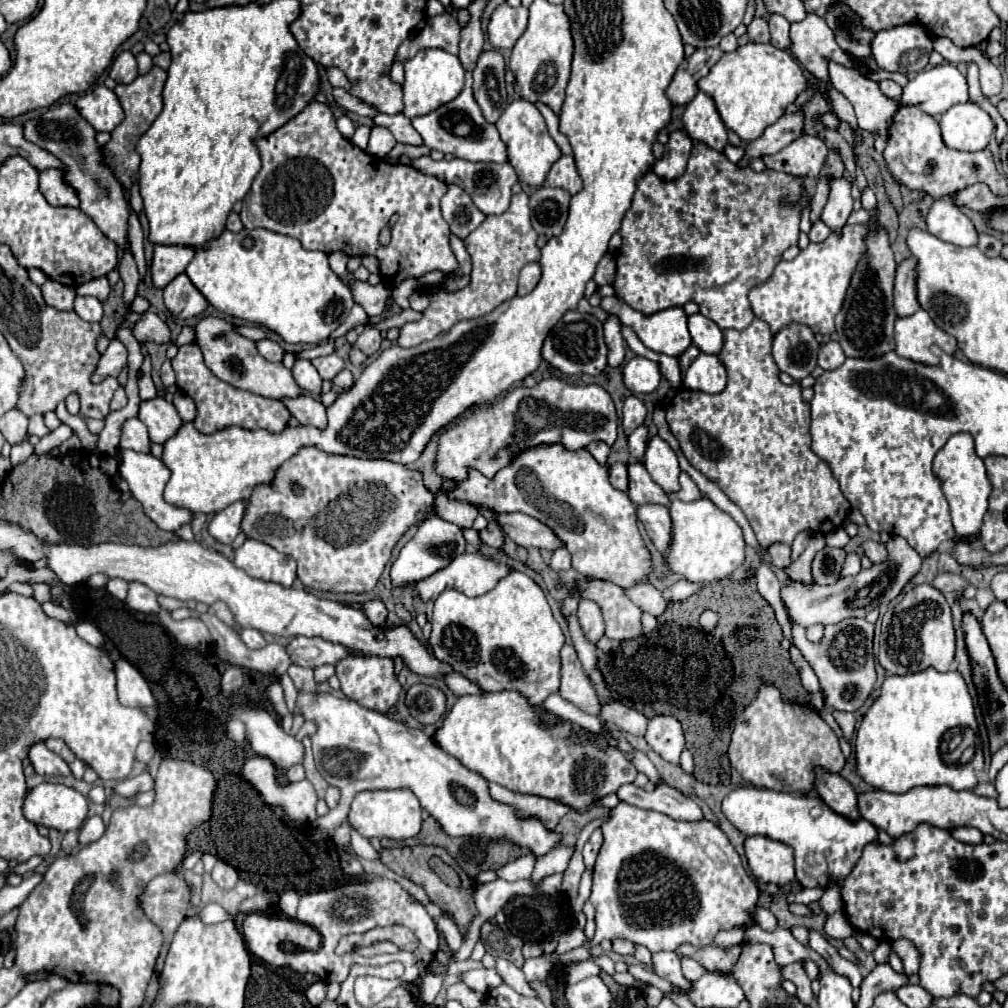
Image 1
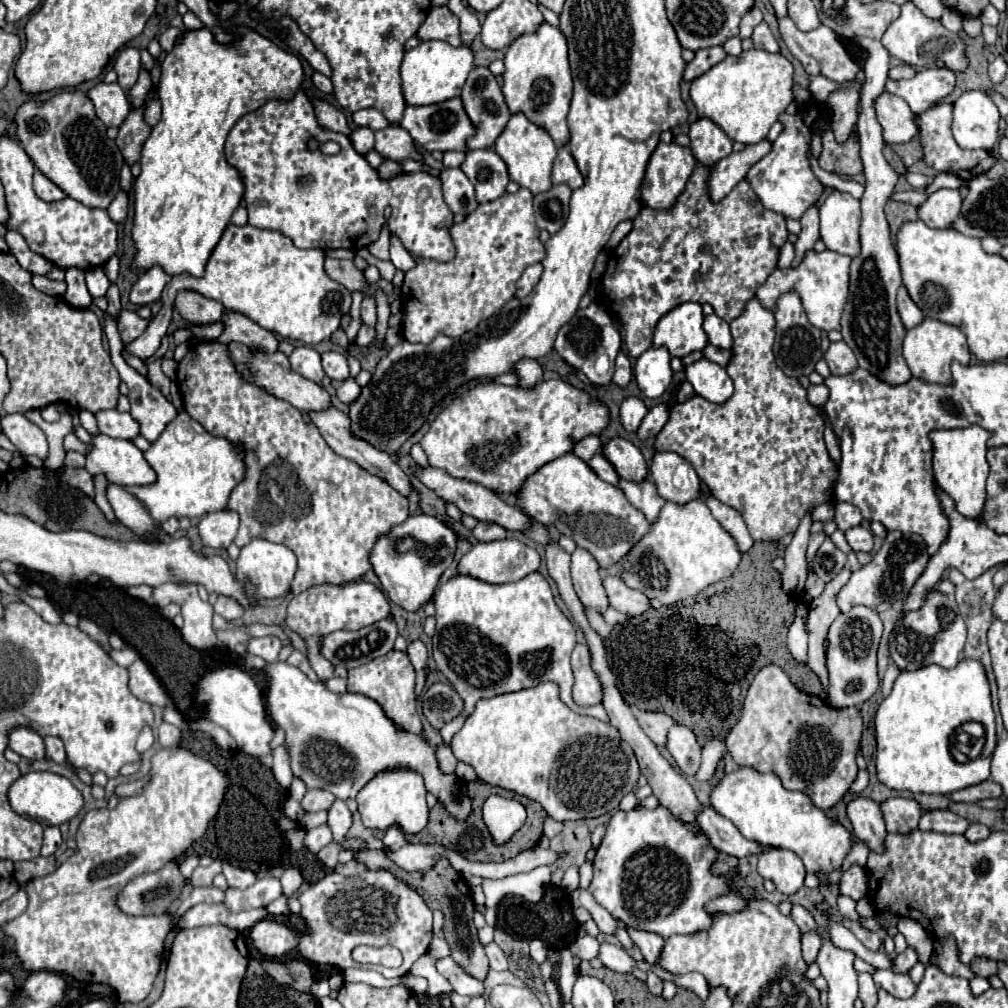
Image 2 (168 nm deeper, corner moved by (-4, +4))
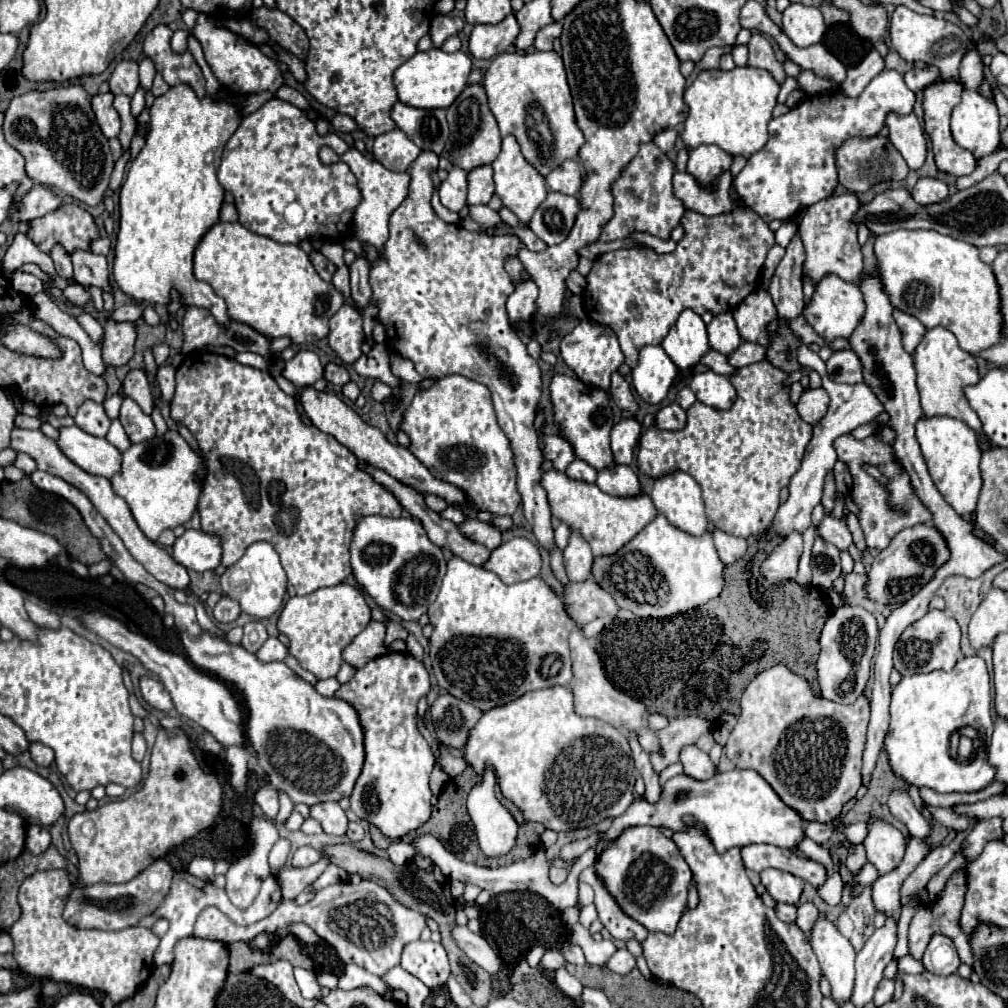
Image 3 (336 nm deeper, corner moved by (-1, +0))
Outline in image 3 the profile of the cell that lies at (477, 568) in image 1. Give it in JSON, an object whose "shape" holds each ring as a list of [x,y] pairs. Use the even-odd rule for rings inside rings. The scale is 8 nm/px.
{"shape":[[[513,537],[511,541],[493,549],[481,567],[499,575],[503,583],[517,583],[539,575],[541,555],[529,539]]]}

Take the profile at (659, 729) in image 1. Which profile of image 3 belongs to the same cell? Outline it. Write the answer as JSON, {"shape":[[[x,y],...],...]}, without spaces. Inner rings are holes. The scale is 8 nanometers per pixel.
{"shape":[[[687,745],[681,749],[679,761],[685,767],[685,775],[701,781],[701,779],[711,779],[715,775],[715,767],[709,759],[707,753],[703,753],[697,745]]]}

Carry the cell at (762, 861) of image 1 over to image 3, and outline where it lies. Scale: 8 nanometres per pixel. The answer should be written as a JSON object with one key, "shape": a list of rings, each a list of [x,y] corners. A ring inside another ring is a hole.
{"shape":[[[765,869],[761,871],[761,883],[767,887],[769,895],[777,903],[789,903],[795,905],[799,901],[799,895],[803,891],[803,881],[795,875],[789,875],[785,871],[777,869]]]}

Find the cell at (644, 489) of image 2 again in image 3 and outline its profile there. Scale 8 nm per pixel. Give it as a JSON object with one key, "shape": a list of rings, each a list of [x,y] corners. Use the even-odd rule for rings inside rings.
{"shape":[[[615,465],[599,471],[597,487],[615,497],[639,497],[643,495],[643,487],[639,483],[637,473],[629,465]]]}

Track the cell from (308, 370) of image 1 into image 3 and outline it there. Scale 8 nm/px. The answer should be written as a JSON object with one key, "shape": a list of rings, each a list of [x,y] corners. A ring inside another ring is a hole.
{"shape":[[[299,351],[291,361],[285,363],[283,377],[295,387],[309,387],[323,377],[323,365],[313,351]]]}

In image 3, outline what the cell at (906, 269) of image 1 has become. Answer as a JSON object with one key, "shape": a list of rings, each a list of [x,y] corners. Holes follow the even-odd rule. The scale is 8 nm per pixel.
{"shape":[[[895,309],[893,311],[893,317],[901,329],[901,335],[903,335],[903,347],[905,351],[913,353],[913,347],[917,347],[917,343],[921,341],[921,335],[925,333],[925,327],[919,319],[915,319],[913,315],[907,315],[905,311],[901,309]]]}

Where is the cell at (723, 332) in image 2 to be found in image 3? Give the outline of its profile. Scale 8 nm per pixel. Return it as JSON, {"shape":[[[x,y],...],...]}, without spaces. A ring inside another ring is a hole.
{"shape":[[[721,313],[713,317],[713,321],[707,325],[707,331],[709,331],[709,345],[723,355],[729,355],[729,351],[737,349],[741,343],[731,313]]]}

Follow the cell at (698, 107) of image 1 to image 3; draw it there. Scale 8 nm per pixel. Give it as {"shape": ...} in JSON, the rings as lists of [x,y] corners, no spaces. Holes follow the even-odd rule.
{"shape":[[[701,145],[689,151],[689,163],[687,171],[703,185],[709,185],[715,181],[715,177],[721,171],[727,171],[731,167],[733,157],[723,151],[717,145]]]}

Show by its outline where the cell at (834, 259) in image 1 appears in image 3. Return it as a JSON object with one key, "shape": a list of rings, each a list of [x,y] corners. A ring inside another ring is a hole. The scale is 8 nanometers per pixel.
{"shape":[[[829,273],[817,283],[809,305],[805,305],[803,309],[803,317],[819,337],[823,337],[825,341],[835,341],[847,339],[853,333],[853,327],[857,327],[857,319],[861,319],[861,311],[865,311],[865,303],[861,299],[861,291],[857,291],[857,285]]]}

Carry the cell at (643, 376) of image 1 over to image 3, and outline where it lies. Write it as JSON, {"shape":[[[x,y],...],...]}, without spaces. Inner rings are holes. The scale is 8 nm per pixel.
{"shape":[[[647,345],[639,353],[639,363],[631,371],[633,387],[647,403],[661,403],[677,375],[675,363],[661,345]]]}

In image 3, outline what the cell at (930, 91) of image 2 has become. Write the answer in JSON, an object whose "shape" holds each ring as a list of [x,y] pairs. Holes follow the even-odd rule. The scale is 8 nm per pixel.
{"shape":[[[881,71],[857,99],[835,91],[833,95],[807,97],[789,113],[771,119],[767,145],[749,157],[747,165],[735,177],[735,189],[743,201],[753,207],[767,223],[773,219],[789,221],[801,207],[809,207],[833,195],[837,185],[835,147],[845,139],[861,135],[873,137],[881,131],[887,111],[909,115],[915,105],[915,93],[905,87],[897,71]]]}

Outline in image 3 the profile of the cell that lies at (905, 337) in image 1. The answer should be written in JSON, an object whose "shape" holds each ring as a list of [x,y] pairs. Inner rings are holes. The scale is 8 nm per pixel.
{"shape":[[[943,327],[943,329],[929,329],[923,335],[917,349],[913,351],[913,365],[917,371],[917,389],[921,395],[921,405],[923,405],[925,417],[947,415],[947,417],[965,421],[973,431],[977,431],[977,435],[981,439],[981,447],[987,449],[989,443],[981,435],[981,421],[979,421],[977,413],[969,407],[969,403],[961,391],[961,387],[965,387],[969,383],[977,383],[977,379],[979,379],[975,357],[969,355],[967,351],[963,351],[959,347],[957,337],[949,329]]]}

